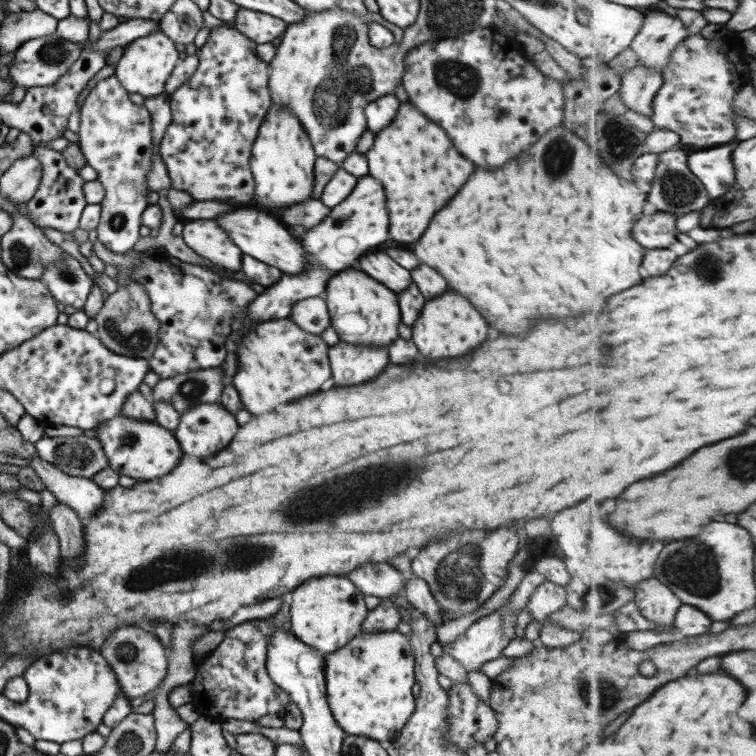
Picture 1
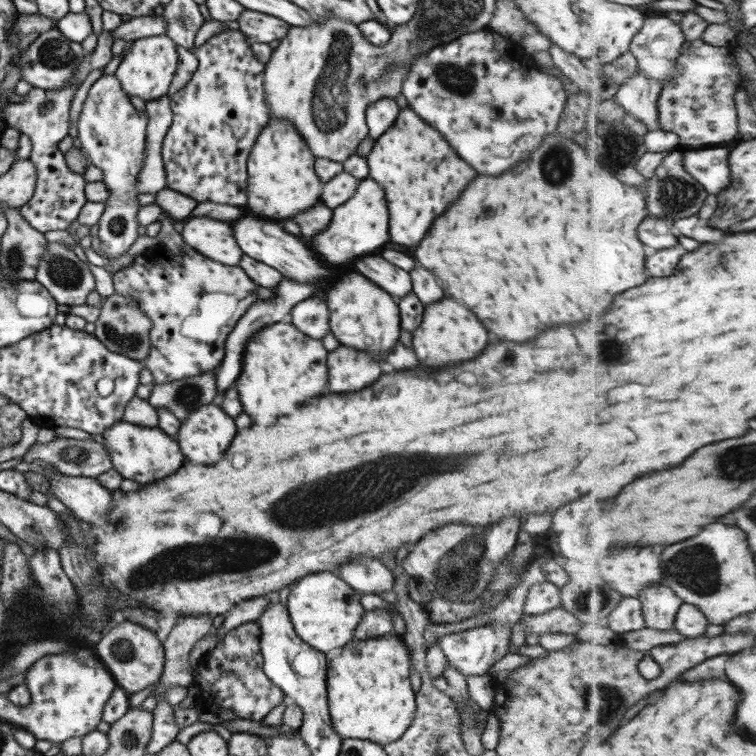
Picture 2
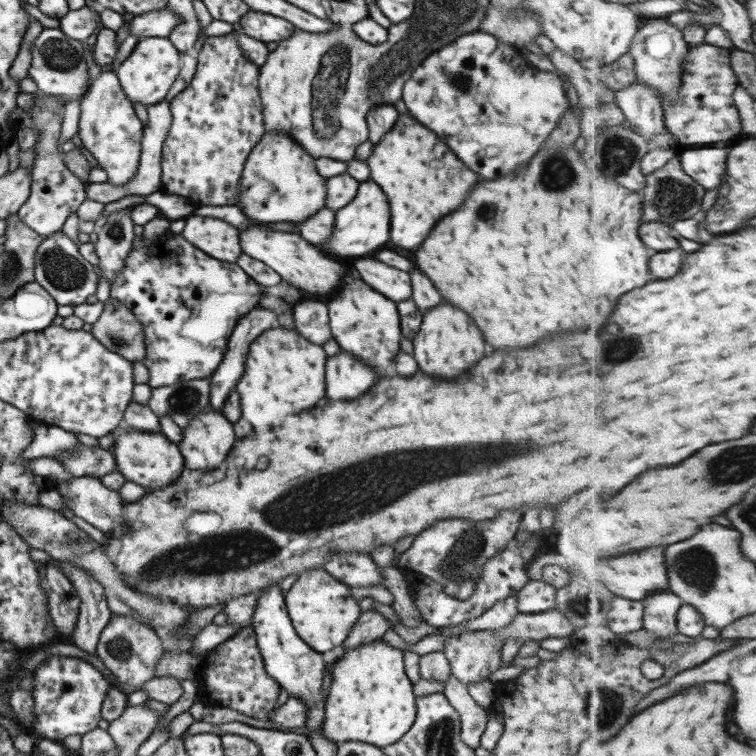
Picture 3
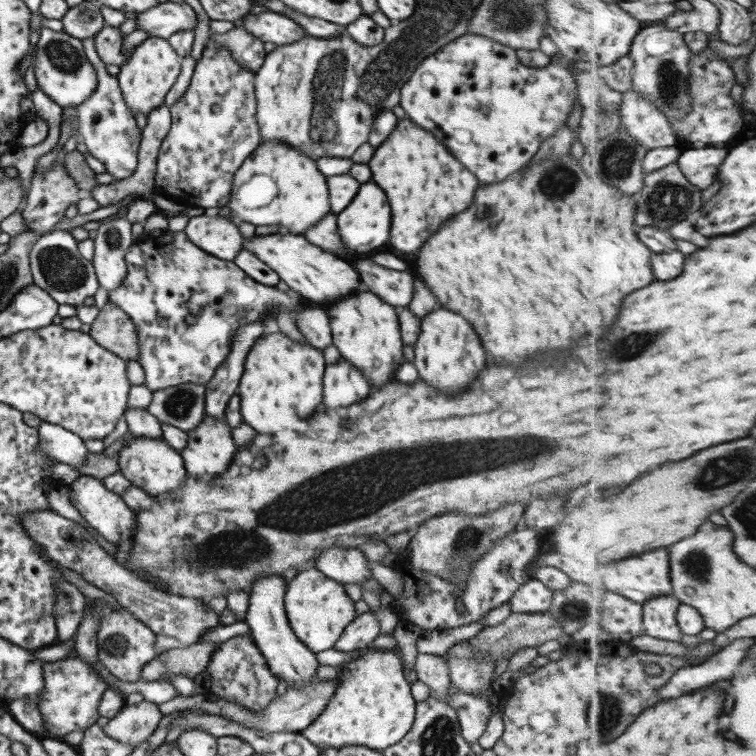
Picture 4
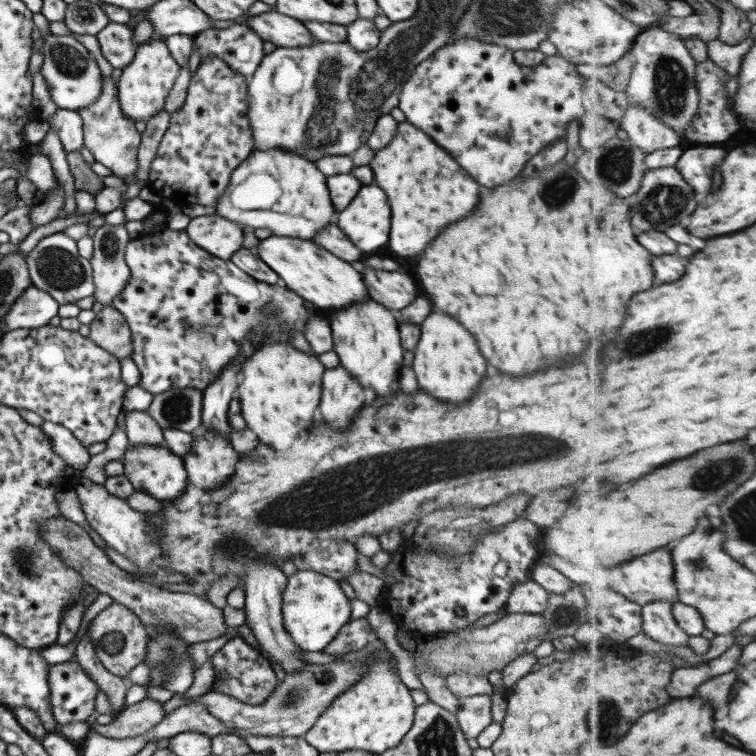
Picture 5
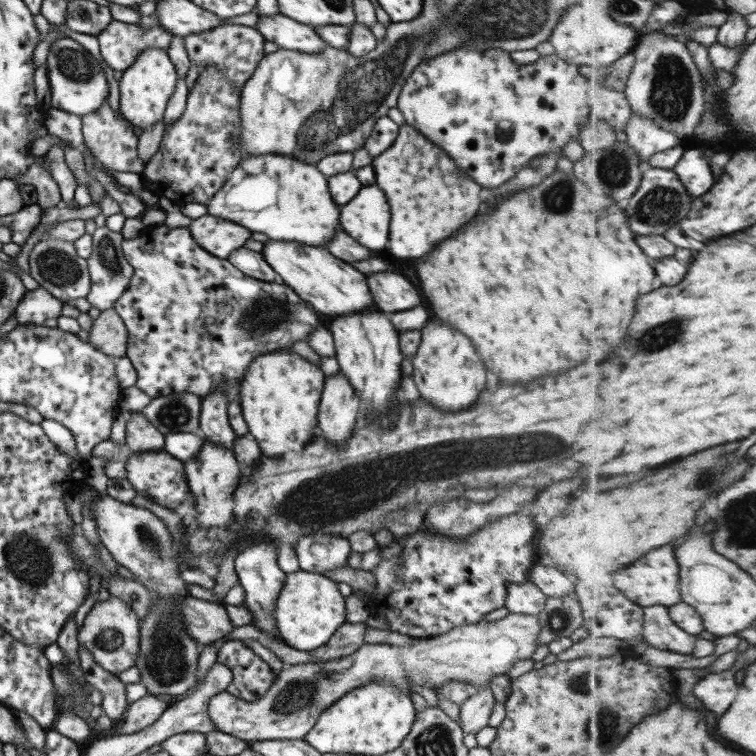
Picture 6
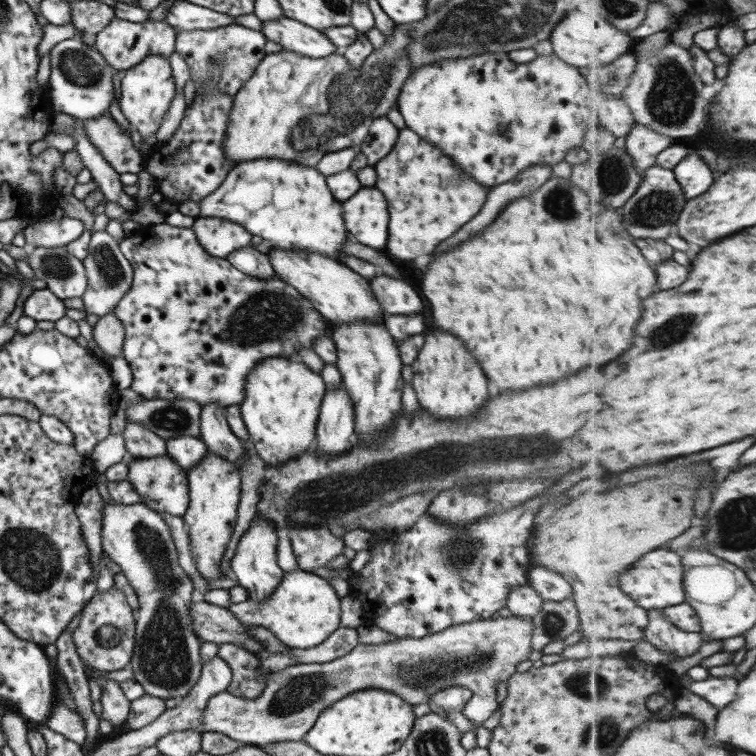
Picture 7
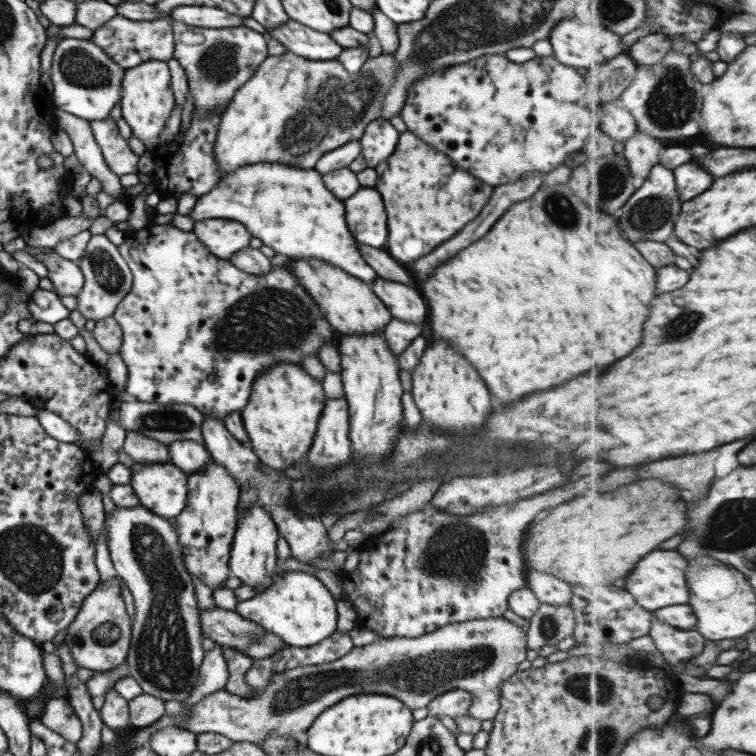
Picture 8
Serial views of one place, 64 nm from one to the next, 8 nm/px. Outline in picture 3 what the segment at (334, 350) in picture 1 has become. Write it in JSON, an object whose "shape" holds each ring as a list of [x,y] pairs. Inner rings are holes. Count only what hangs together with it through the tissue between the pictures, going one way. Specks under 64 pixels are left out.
{"shape":[[[340,352],[326,358],[324,364],[325,398],[329,402],[353,400],[369,390],[376,377],[369,366],[353,358],[347,352]]]}

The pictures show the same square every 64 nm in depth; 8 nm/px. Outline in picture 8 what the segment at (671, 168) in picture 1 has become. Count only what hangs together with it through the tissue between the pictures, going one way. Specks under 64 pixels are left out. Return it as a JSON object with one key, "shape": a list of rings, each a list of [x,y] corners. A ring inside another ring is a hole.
{"shape":[[[661,162],[656,164],[643,186],[620,211],[619,222],[627,240],[635,244],[644,239],[666,243],[675,234],[676,222],[682,211],[683,200],[678,189],[674,170]]]}

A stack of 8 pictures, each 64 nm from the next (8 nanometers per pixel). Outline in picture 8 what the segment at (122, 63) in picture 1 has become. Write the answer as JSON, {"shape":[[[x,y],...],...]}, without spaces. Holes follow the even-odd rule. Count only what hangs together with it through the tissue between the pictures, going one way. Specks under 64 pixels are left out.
{"shape":[[[147,60],[124,70],[122,92],[119,102],[120,115],[131,129],[132,136],[141,140],[145,150],[152,151],[160,145],[157,138],[165,126],[165,121],[174,107],[172,91],[169,89],[170,77],[166,61]]]}

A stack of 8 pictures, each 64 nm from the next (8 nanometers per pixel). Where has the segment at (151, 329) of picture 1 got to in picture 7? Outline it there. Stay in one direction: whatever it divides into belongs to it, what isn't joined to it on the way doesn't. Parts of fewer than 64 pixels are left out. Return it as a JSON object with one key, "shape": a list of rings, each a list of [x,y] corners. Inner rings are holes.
{"shape":[[[113,312],[99,316],[94,326],[92,327],[93,341],[105,354],[106,359],[113,358],[121,354],[124,328],[115,318]]]}

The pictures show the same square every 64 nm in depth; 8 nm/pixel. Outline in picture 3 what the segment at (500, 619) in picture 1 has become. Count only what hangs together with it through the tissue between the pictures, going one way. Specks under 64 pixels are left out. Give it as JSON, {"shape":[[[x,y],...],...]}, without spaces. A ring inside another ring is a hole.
{"shape":[[[495,630],[467,631],[459,636],[451,636],[445,640],[442,653],[448,660],[450,674],[460,683],[467,687],[475,682],[488,680],[489,674],[499,668],[501,646],[503,642],[497,638]]]}

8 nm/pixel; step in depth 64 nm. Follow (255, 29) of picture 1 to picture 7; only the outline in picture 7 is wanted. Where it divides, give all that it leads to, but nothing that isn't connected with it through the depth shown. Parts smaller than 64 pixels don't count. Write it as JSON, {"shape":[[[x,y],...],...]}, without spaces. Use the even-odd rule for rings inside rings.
{"shape":[[[285,16],[261,22],[260,31],[266,40],[276,42],[285,51],[295,52],[303,57],[326,58],[338,51],[321,31]]]}

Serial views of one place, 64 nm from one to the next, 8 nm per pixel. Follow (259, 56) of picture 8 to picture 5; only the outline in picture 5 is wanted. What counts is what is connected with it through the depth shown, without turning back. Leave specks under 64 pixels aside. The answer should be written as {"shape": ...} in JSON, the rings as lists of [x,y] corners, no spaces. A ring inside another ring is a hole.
{"shape":[[[233,23],[223,28],[198,32],[191,39],[191,48],[199,52],[199,59],[214,57],[221,60],[235,74],[243,79],[251,78],[263,59],[263,40],[244,23]]]}

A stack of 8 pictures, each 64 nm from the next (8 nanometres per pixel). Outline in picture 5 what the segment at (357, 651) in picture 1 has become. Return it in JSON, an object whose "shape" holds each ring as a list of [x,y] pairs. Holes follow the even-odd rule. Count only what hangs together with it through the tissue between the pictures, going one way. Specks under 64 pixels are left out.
{"shape":[[[375,660],[356,684],[335,696],[335,700],[318,716],[302,738],[317,752],[365,750],[380,755],[397,746],[413,724],[416,706],[409,691],[395,672],[395,660]]]}

